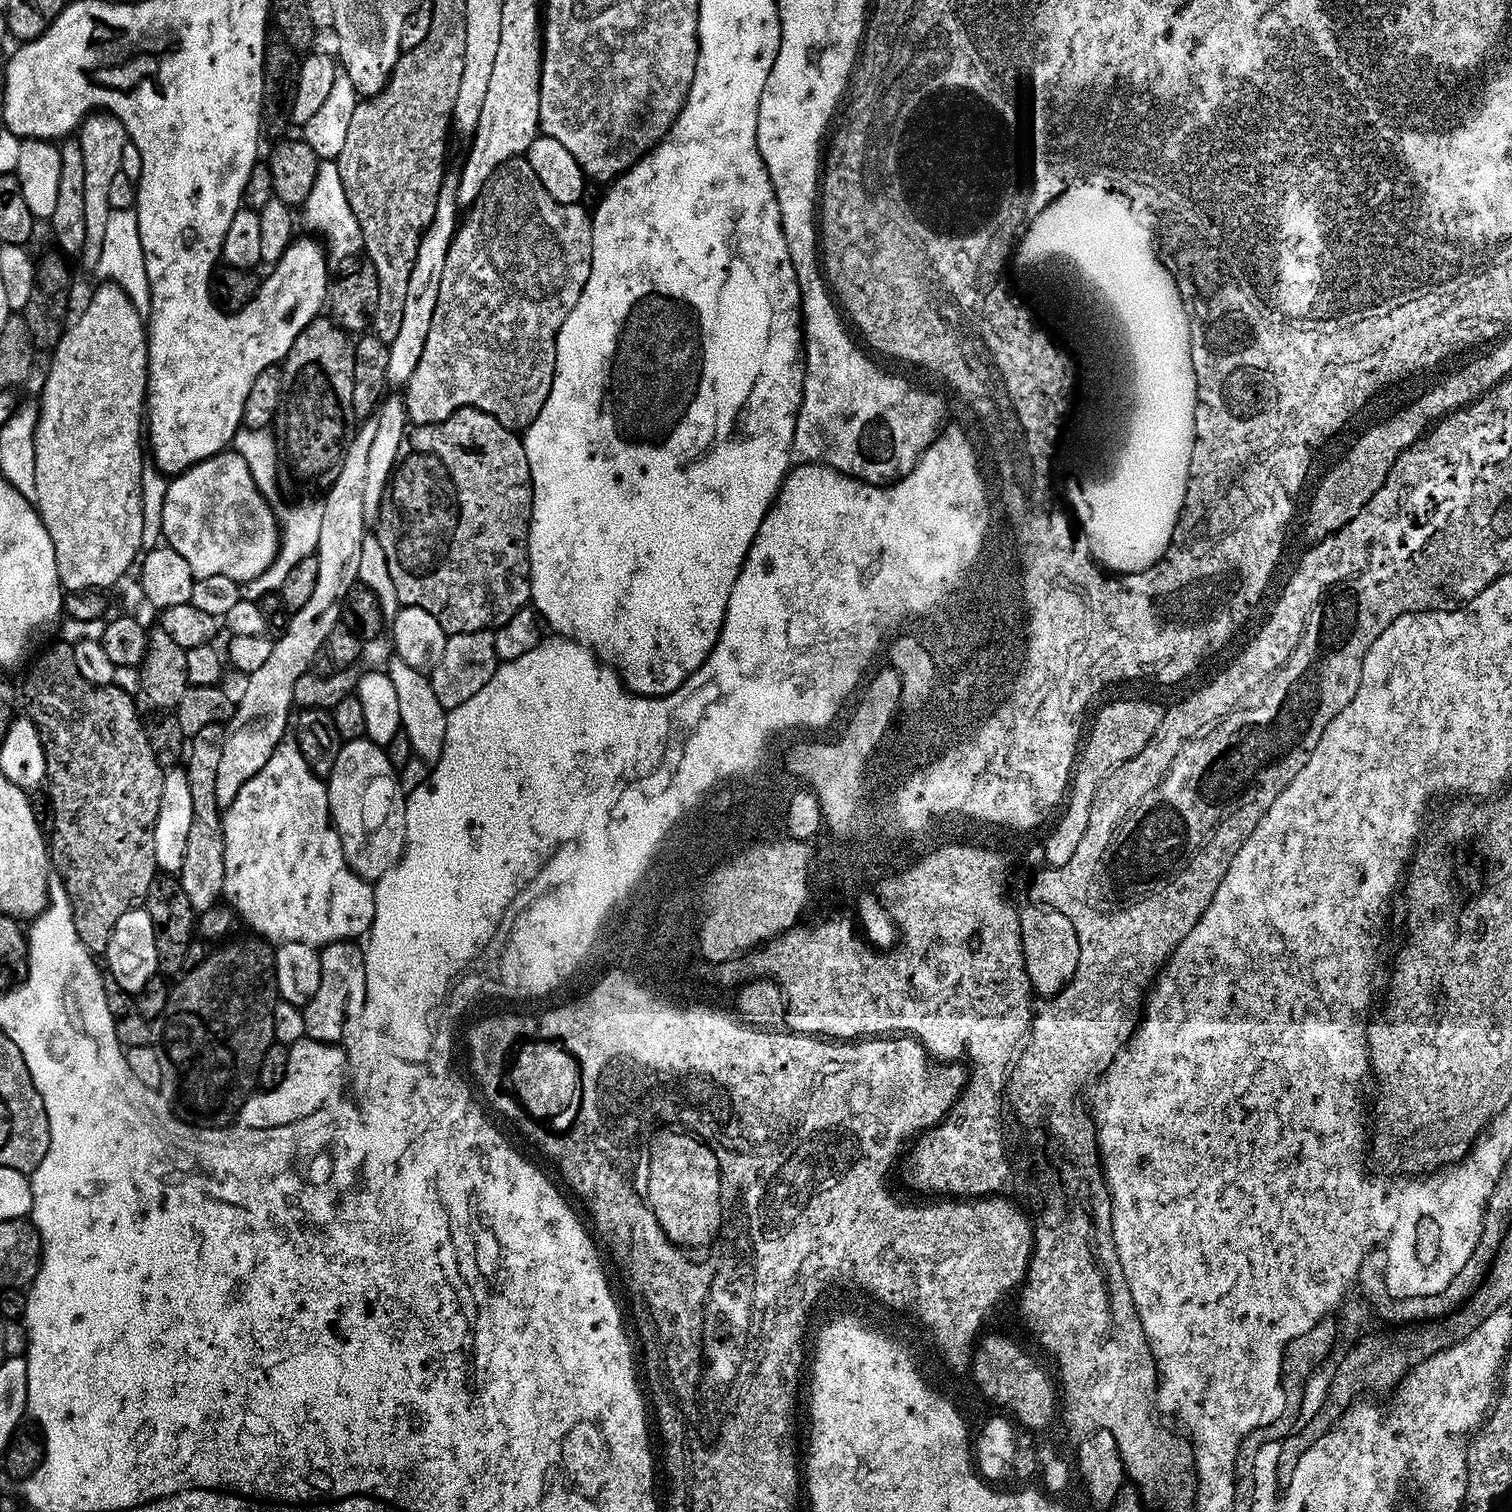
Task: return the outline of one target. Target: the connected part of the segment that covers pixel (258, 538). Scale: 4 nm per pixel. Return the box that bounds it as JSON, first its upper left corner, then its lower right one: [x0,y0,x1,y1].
[158,450,278,582]

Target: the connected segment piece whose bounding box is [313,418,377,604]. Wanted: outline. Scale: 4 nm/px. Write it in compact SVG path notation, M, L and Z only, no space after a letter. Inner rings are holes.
M374 418L368 421L347 445L343 461L339 467L334 484L325 493L324 510L320 524L317 523L318 550L316 553L317 574L313 588L318 594L328 594L332 600L328 604L340 604L346 591L357 580L362 559L362 542L366 537L364 519L364 494L367 478L368 455L377 433L377 422Z

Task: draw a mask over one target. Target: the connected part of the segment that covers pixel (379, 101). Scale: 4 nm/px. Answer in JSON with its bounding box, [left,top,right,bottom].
[338,60,446,343]

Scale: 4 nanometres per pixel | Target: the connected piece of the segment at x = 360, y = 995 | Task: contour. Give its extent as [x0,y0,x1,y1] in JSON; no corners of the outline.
[304,941,371,1036]

